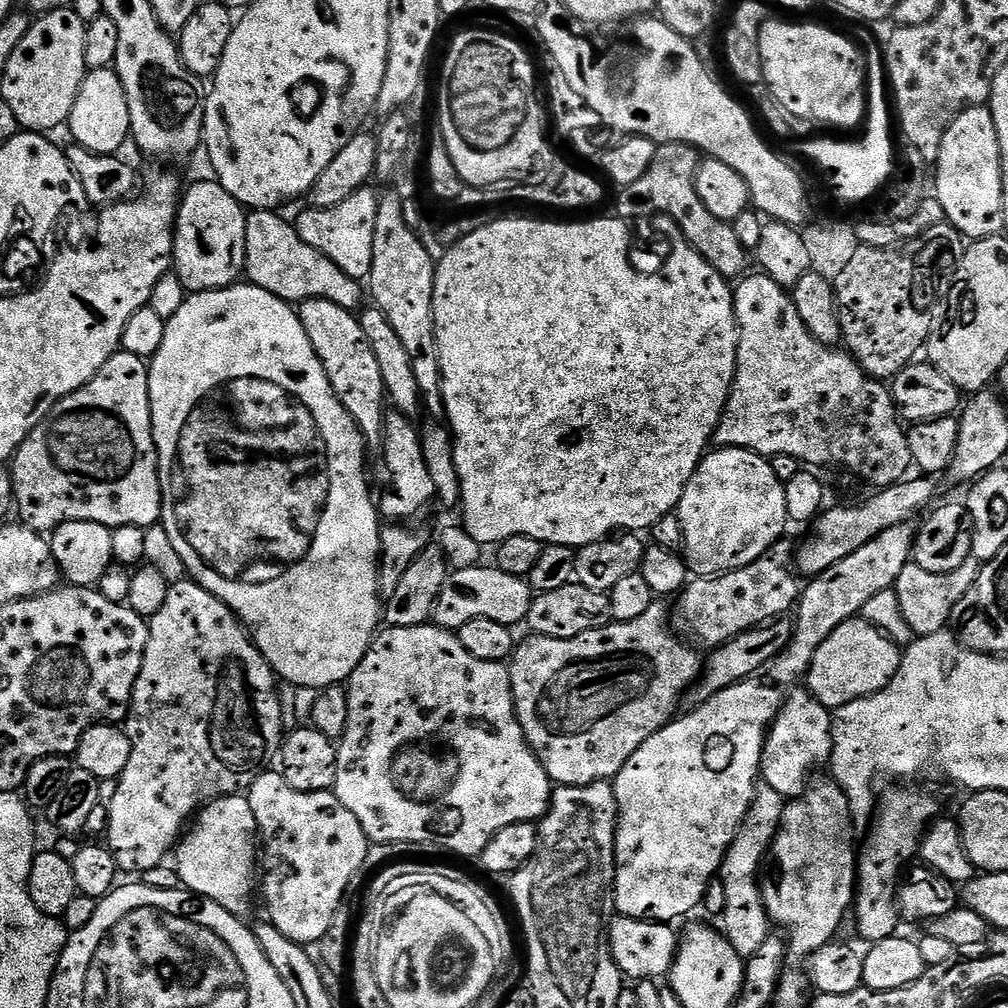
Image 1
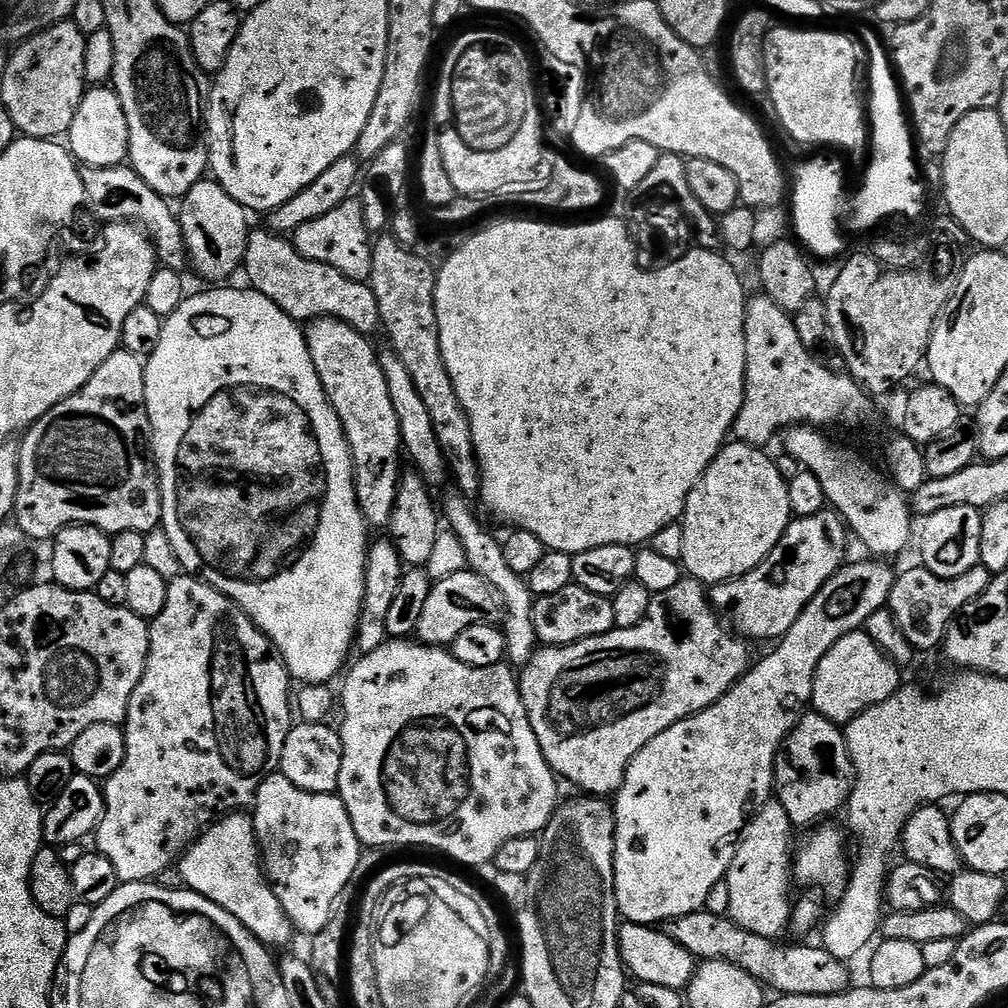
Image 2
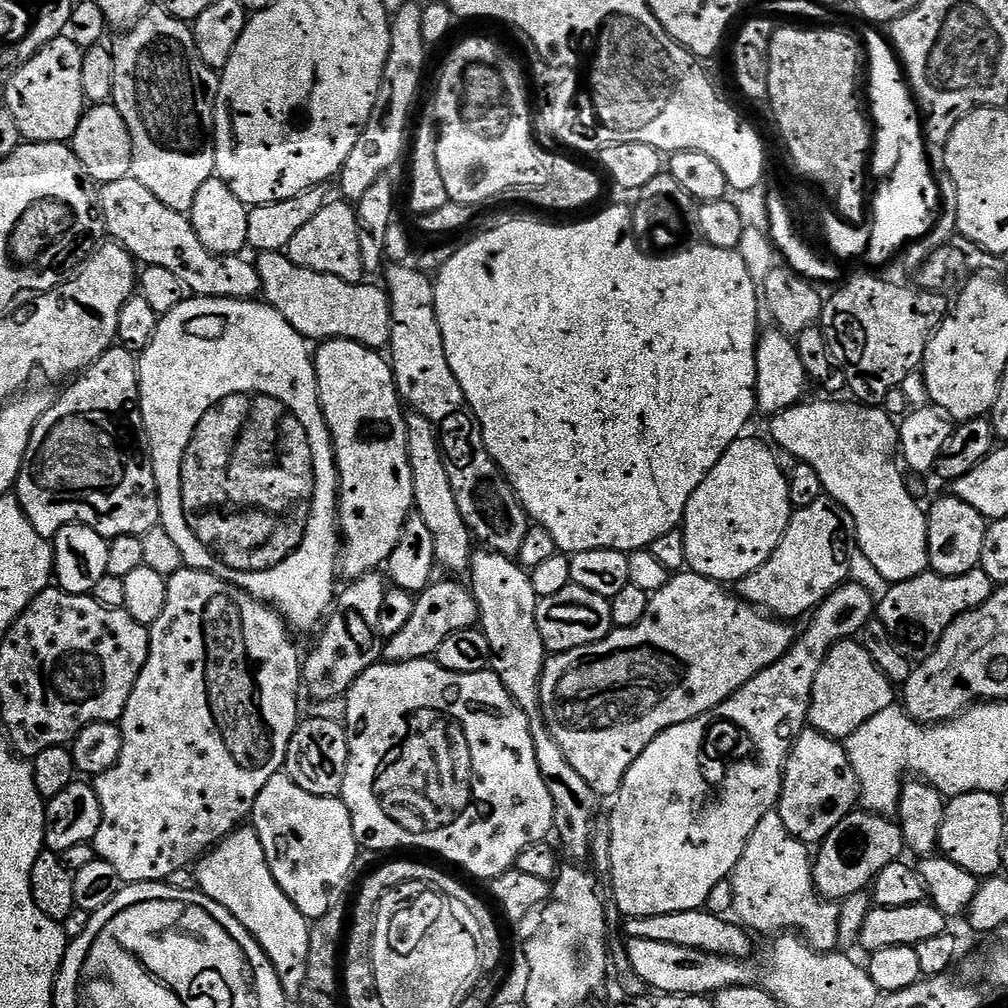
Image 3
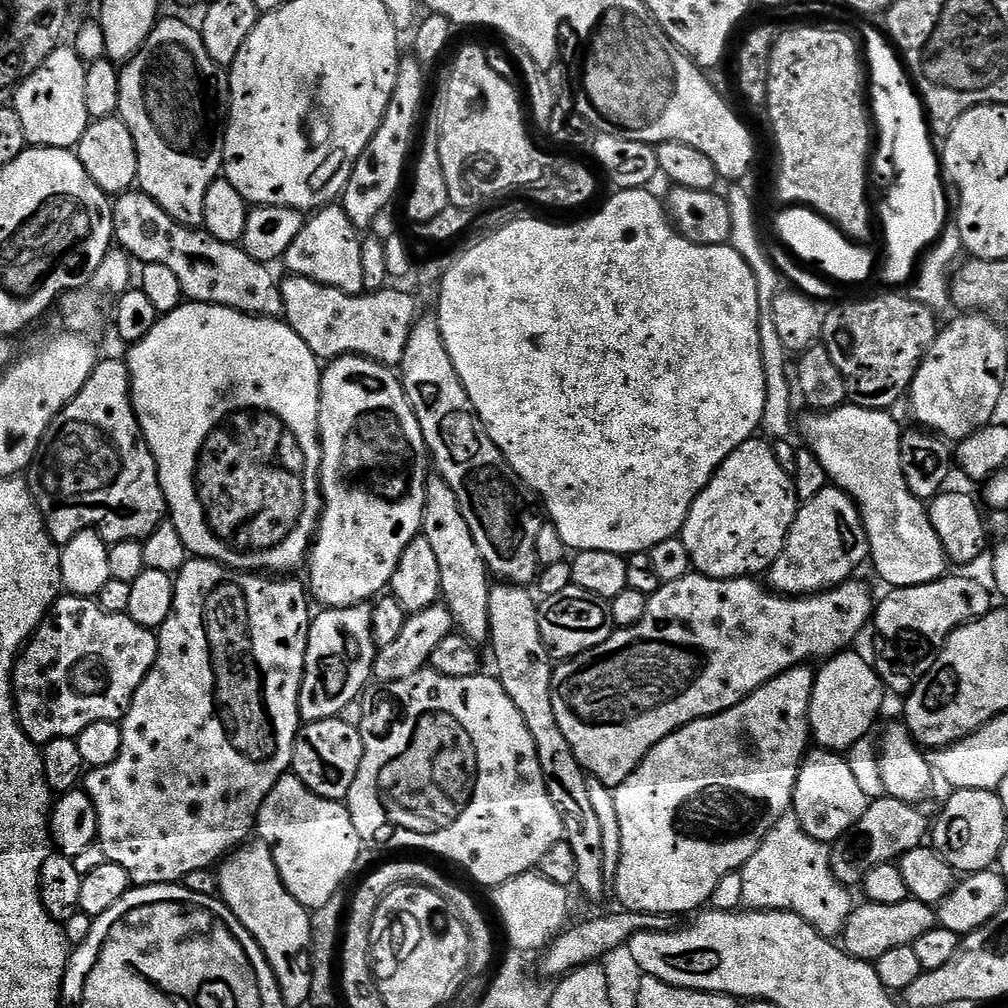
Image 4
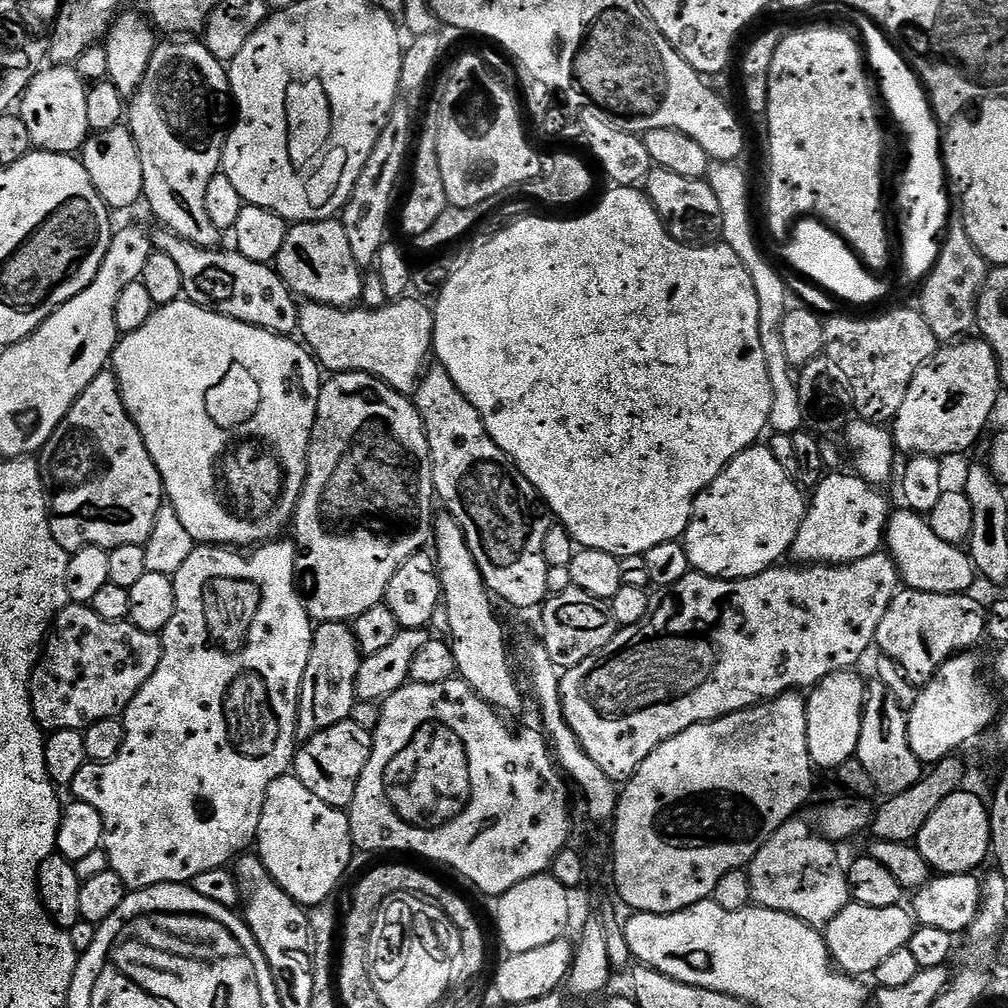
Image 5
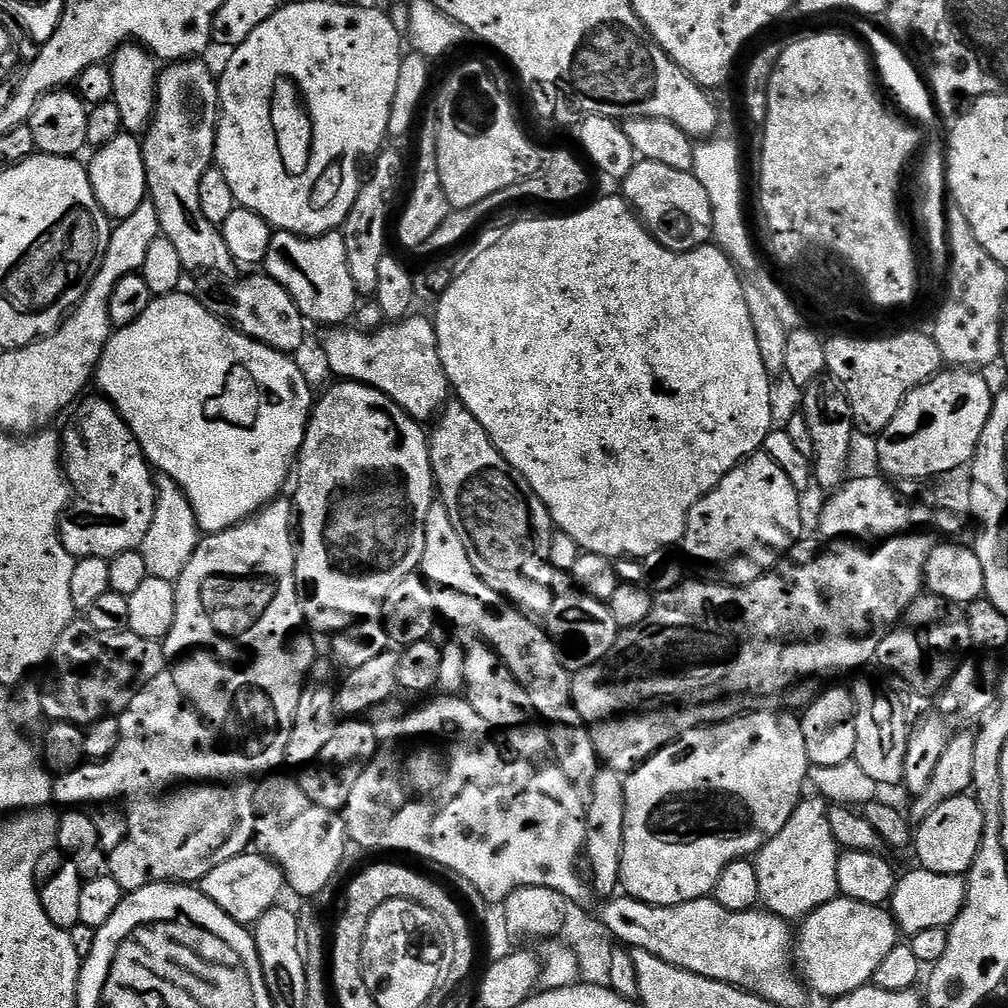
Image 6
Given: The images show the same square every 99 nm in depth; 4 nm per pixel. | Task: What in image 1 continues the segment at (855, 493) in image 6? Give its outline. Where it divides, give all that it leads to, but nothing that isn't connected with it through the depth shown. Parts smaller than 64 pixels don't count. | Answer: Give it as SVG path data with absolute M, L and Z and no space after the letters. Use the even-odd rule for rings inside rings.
M781 538L768 555L759 556L745 568L722 572L718 576L689 579L683 592L674 600L674 620L676 616L679 635L684 638L693 636L697 645L705 644L708 650L715 650L743 632L751 632L791 613L800 599L802 584L799 582L794 571L794 544L788 538Z

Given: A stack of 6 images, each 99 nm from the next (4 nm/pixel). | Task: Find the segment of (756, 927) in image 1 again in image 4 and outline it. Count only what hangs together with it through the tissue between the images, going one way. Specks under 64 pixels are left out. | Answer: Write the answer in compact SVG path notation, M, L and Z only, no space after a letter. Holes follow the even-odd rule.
M789 814L778 821L764 836L764 841L754 850L754 854L740 869L742 878L742 898L744 904L752 910L765 912L793 912L808 924L813 924L823 936L836 938L843 933L849 914L852 913L854 901L849 889L838 878L834 878L834 870L828 857L829 845L818 842L802 830L795 815Z

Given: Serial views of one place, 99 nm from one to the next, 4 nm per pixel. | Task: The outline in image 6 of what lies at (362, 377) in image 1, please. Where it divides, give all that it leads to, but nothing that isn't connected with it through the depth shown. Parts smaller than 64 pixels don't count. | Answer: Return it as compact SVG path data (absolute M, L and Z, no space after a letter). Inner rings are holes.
M355 380L336 382L336 385L315 401L312 415L308 418L308 428L298 457L298 475L294 512L298 517L298 543L296 544L296 588L300 592L300 605L309 629L317 633L335 634L348 627L350 618L372 618L383 609L384 599L402 582L402 578L413 575L419 569L422 550L426 546L426 514L434 502L434 477L432 475L432 453L430 440L419 423L407 412L403 412L394 401L377 388L357 384Z

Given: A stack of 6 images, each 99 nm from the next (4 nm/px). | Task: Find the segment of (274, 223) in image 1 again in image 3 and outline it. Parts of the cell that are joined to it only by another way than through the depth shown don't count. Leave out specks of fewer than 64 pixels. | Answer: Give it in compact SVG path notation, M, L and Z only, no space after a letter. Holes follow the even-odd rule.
M262 252L255 257L254 263L258 270L262 296L272 305L290 326L305 341L323 342L326 340L353 340L364 344L367 348L384 350L388 348L388 339L392 329L392 307L388 301L387 291L383 287L375 288L369 282L351 284L342 278L334 278L334 274L318 274L314 270L306 270L302 266L294 266L284 252Z

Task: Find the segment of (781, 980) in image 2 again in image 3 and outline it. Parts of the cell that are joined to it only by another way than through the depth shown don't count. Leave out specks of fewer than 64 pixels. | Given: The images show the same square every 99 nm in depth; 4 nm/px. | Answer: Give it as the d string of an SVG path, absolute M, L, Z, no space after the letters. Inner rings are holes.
M699 908L686 910L685 912L675 912L674 914L637 916L625 919L623 923L625 937L628 940L666 942L670 946L702 950L715 956L729 956L732 960L747 960L753 955L751 940L753 937L739 923Z

